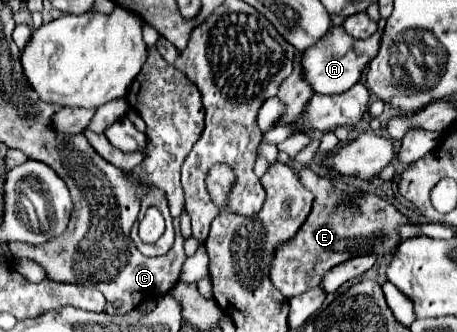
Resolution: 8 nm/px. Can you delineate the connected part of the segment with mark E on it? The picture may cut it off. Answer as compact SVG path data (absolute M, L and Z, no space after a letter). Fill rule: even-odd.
M307 167L299 171L299 177L301 183L305 183L305 187L309 187L311 193L315 195L311 215L305 219L303 227L297 231L293 239L281 243L275 249L275 259L271 261L269 267L271 283L287 299L301 295L311 287L317 287L323 275L331 267L351 257L367 255L367 253L375 253L375 255L393 253L393 249L401 241L395 229L407 223L405 217L393 205L389 205L385 199L373 193L365 193L363 197L353 197L353 199L343 197L339 191L333 189L333 185L325 177L315 175Z

